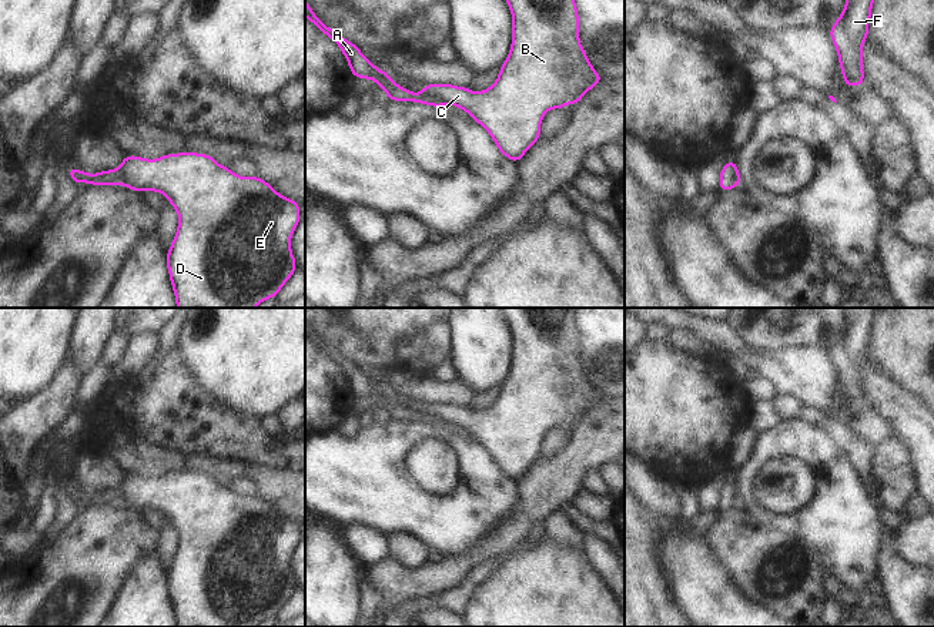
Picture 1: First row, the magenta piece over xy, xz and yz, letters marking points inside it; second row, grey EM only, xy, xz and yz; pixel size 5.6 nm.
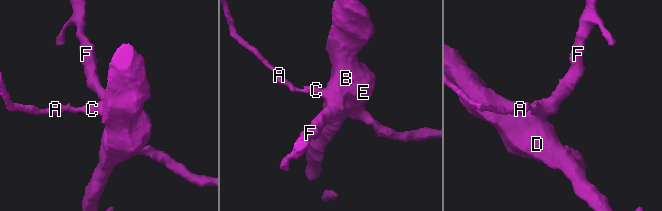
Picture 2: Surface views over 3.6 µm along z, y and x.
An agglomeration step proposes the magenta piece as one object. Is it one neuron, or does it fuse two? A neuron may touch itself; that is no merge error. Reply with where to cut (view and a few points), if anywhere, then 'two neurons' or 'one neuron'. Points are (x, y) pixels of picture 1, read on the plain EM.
cut xz (424, 411), (437, 416), (444, 423); two neurons

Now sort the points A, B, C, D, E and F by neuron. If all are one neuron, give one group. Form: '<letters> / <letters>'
A / B C D E F

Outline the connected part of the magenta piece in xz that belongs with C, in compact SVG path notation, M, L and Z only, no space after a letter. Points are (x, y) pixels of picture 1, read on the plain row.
M501 308L506 322L512 332L512 366L503 383L501 385L499 395L496 400L486 409L481 412L472 412L469 406L456 406L453 403L424 403L424 412L441 419L443 423L452 423L463 430L466 430L478 443L481 443L492 456L498 469L506 477L519 482L525 475L526 469L540 459L540 442L546 430L552 428L563 429L568 422L572 422L573 426L579 423L582 416L592 409L596 403L599 403L603 396L595 390L592 386L587 373L585 372L580 361L579 361L579 335L575 323L575 309L576 308Z

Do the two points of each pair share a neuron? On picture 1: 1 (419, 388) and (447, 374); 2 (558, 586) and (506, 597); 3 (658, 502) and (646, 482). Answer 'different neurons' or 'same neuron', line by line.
1: different neurons
2: same neuron
3: same neuron

